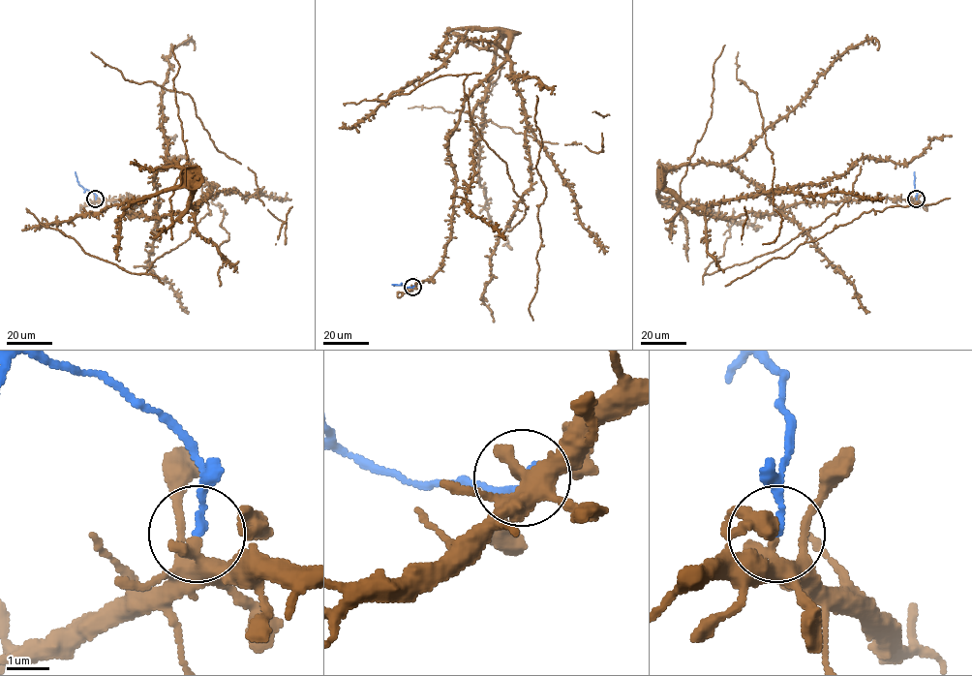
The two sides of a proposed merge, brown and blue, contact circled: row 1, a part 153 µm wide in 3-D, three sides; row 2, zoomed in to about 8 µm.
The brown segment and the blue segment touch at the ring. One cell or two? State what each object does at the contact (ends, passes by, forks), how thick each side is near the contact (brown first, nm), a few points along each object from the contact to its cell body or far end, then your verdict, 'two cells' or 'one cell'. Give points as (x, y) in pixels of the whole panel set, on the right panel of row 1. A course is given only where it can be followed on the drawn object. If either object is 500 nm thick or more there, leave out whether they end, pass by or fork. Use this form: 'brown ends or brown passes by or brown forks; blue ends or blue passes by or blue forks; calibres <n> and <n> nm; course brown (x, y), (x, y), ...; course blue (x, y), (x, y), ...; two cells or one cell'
brown ends; blue ends; calibres 400 and 170 nm; course brown (917, 199), (717, 218), (690, 207), (861, 166), (851, 199), (820, 226), (704, 274), (723, 255), (733, 208); course blue (917, 199), (914, 171); two cells

